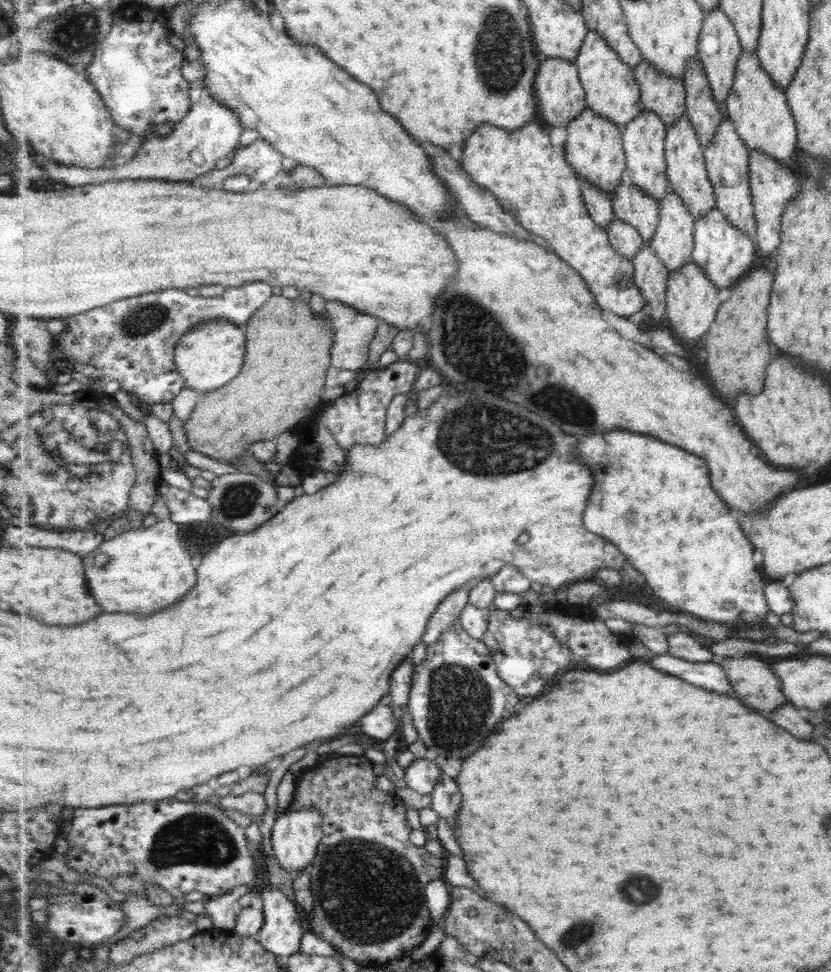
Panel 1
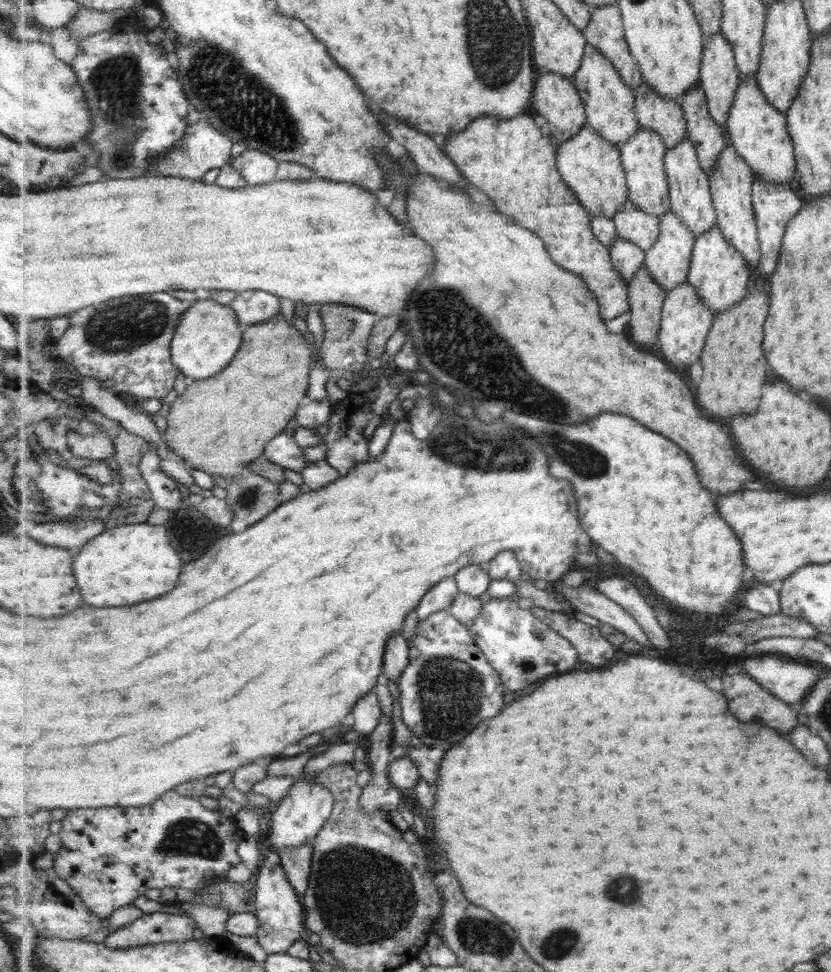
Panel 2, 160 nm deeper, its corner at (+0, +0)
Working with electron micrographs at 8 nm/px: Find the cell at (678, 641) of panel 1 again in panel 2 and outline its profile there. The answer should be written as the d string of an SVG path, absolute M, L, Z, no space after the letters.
M604 578L596 582L599 592L622 606L643 628L645 635L651 638L651 645L663 650L671 648L671 638L661 626L656 610L629 580L623 578Z

